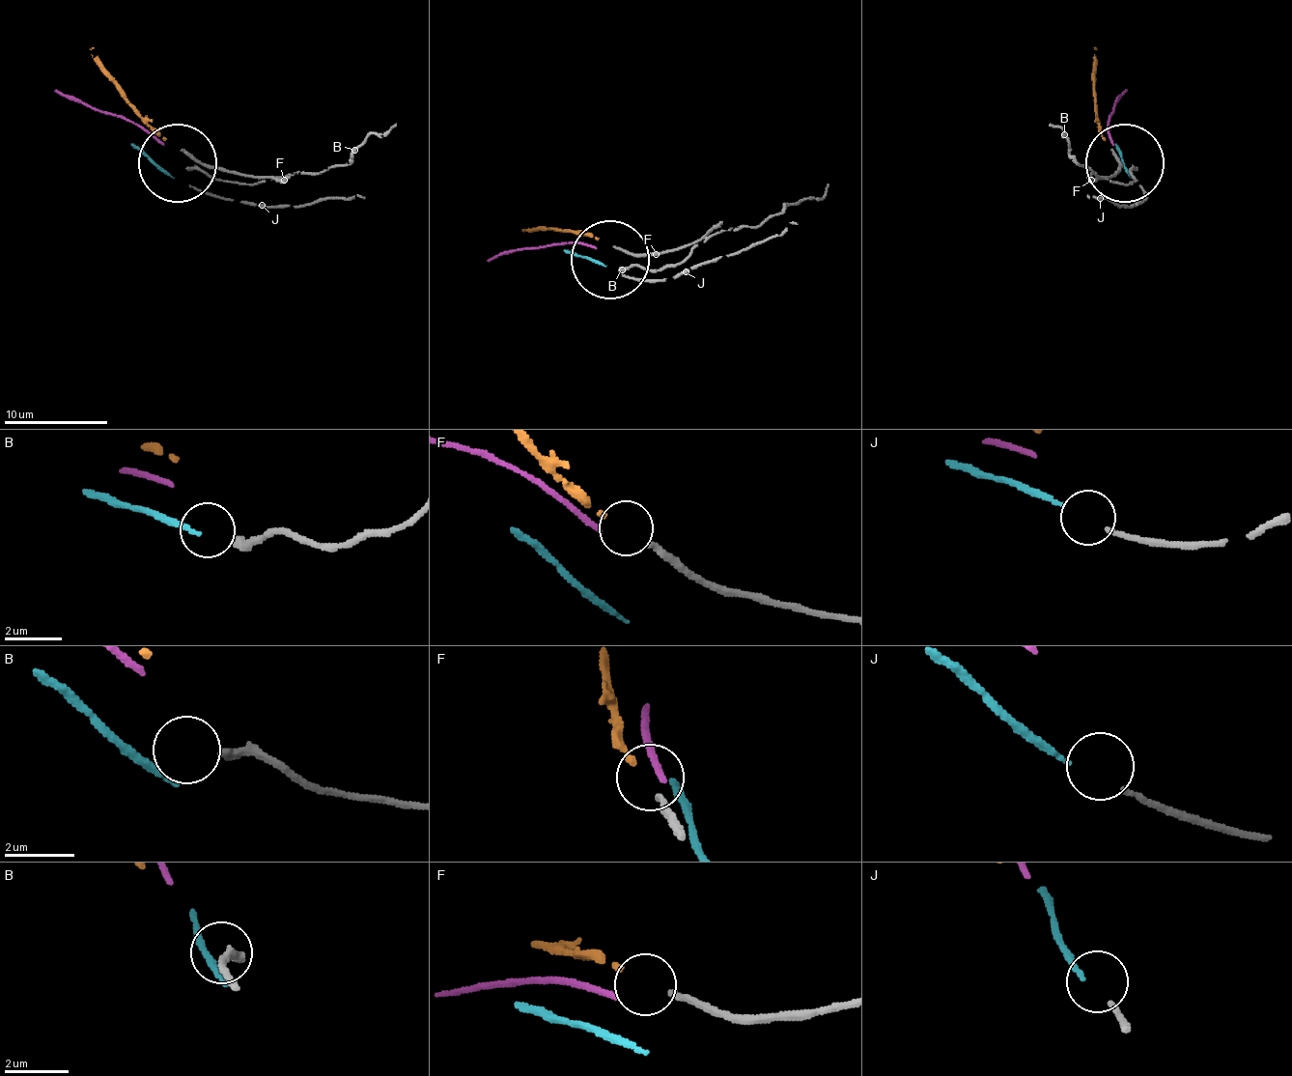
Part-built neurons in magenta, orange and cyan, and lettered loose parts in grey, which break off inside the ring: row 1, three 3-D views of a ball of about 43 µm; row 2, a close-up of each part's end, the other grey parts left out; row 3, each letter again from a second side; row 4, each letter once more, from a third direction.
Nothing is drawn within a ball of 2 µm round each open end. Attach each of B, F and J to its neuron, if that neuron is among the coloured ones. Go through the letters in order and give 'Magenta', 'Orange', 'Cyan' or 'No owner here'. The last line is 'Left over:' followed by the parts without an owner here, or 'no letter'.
B: No owner here
F: Orange
J: Cyan
Left over: B

